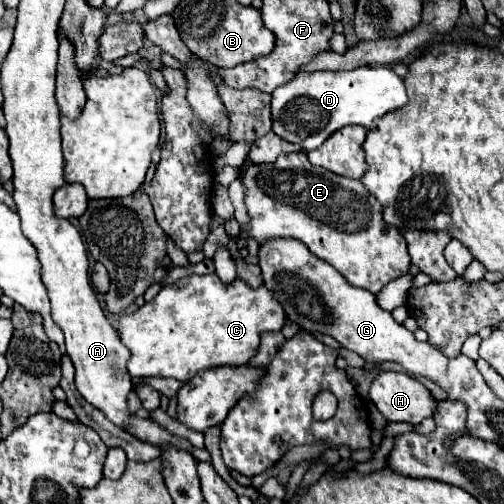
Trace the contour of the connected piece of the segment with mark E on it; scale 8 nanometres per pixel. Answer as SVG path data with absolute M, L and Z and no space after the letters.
M304 150L280 156L274 164L246 164L244 172L246 176L242 176L242 180L246 184L246 208L250 214L248 234L252 234L258 244L276 236L296 238L304 242L314 256L332 264L352 286L364 288L374 295L388 282L408 274L410 254L406 250L404 236L400 230L394 230L394 226L386 226L382 220L382 206L378 206L378 200L362 186L360 180L312 166Z

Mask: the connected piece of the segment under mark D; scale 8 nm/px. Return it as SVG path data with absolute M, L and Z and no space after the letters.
M360 66L358 70L342 72L298 72L288 84L272 92L272 130L282 140L300 144L308 152L348 124L360 124L370 130L376 118L402 108L406 102L408 96L402 78L386 66Z

